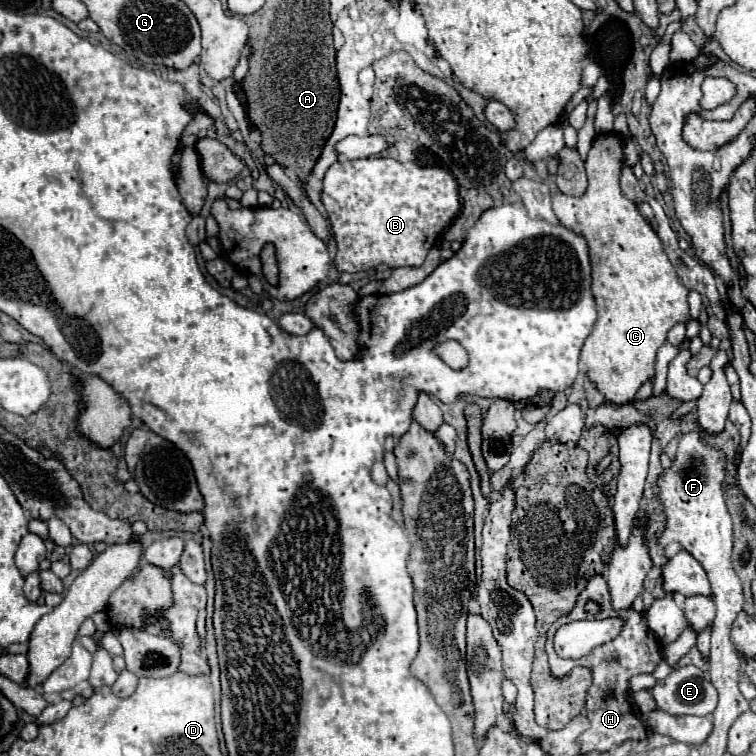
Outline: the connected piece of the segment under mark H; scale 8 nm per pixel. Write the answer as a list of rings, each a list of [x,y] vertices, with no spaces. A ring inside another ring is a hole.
[[[594,575],[590,577],[588,585],[584,587],[584,591],[578,595],[578,601],[574,605],[574,609],[560,617],[556,623],[550,625],[548,633],[546,633],[546,653],[548,653],[548,661],[550,661],[550,671],[554,677],[564,677],[573,668],[577,666],[588,667],[592,671],[594,683],[592,689],[588,689],[588,699],[586,699],[586,709],[588,709],[588,721],[590,727],[578,737],[580,743],[580,755],[588,755],[588,753],[606,753],[610,751],[614,745],[622,745],[626,741],[644,741],[652,735],[652,731],[642,723],[642,719],[638,717],[638,713],[634,713],[632,703],[628,701],[628,679],[638,675],[638,673],[654,673],[654,669],[660,665],[662,661],[662,645],[658,643],[658,639],[654,637],[654,633],[650,633],[650,627],[646,625],[644,619],[644,611],[636,611],[634,607],[630,609],[622,609],[616,611],[610,603],[610,591],[606,585],[606,579],[602,575]],[[588,599],[594,599],[598,603],[602,603],[602,611],[596,617],[590,617],[584,613],[584,603]],[[606,617],[622,617],[626,619],[626,625],[622,629],[622,633],[612,639],[610,643],[604,643],[602,647],[592,649],[588,655],[580,657],[580,659],[560,659],[554,649],[552,649],[552,639],[558,627],[572,623],[572,621],[580,621],[580,619],[606,619]]]

